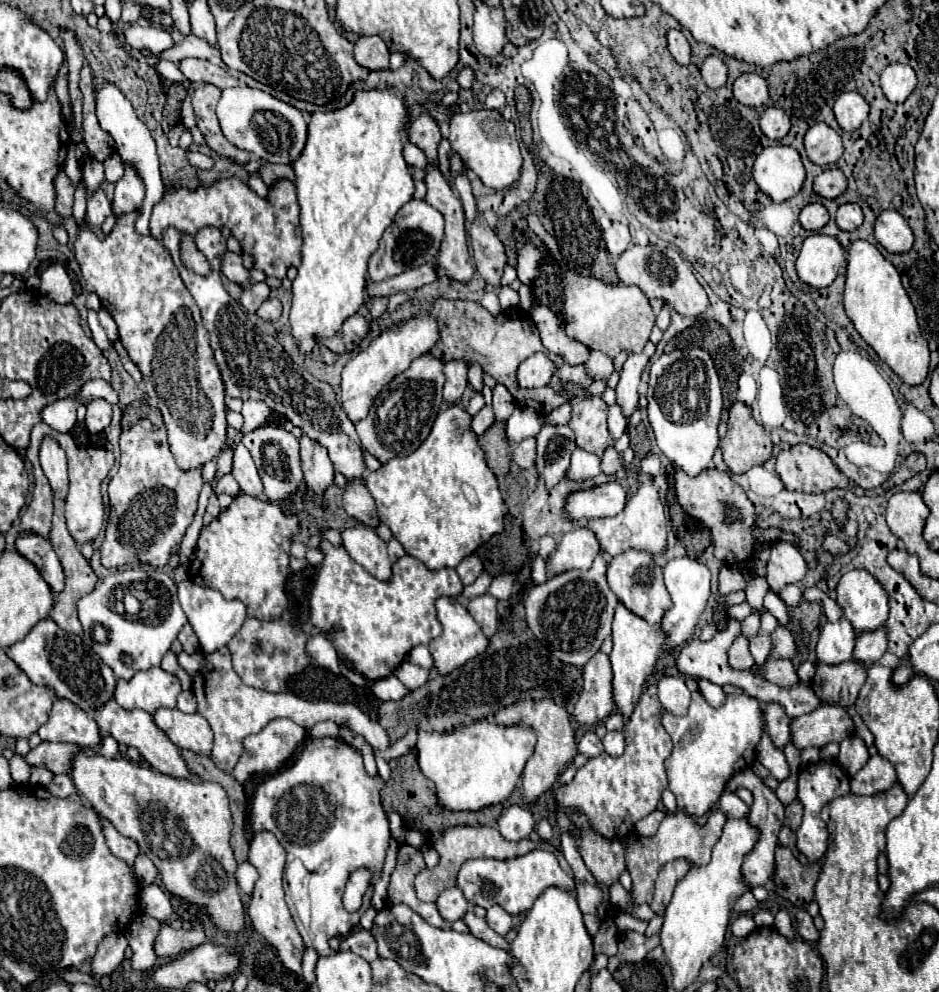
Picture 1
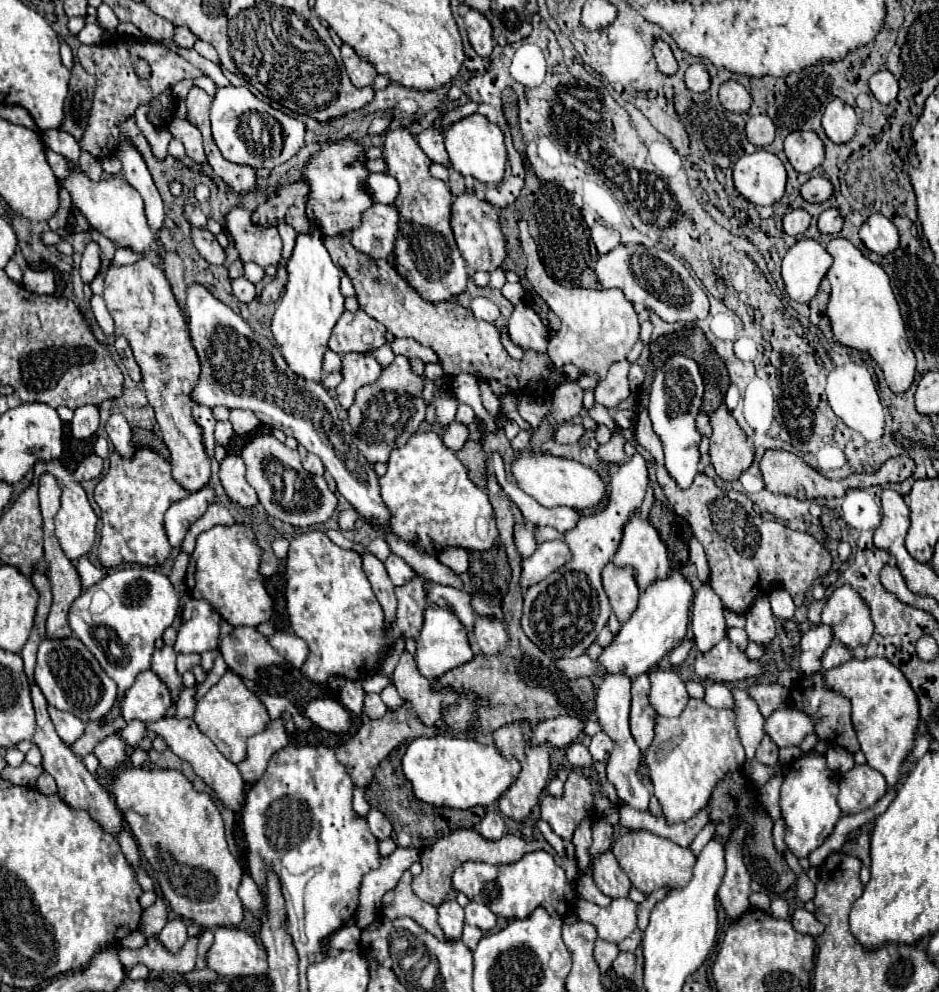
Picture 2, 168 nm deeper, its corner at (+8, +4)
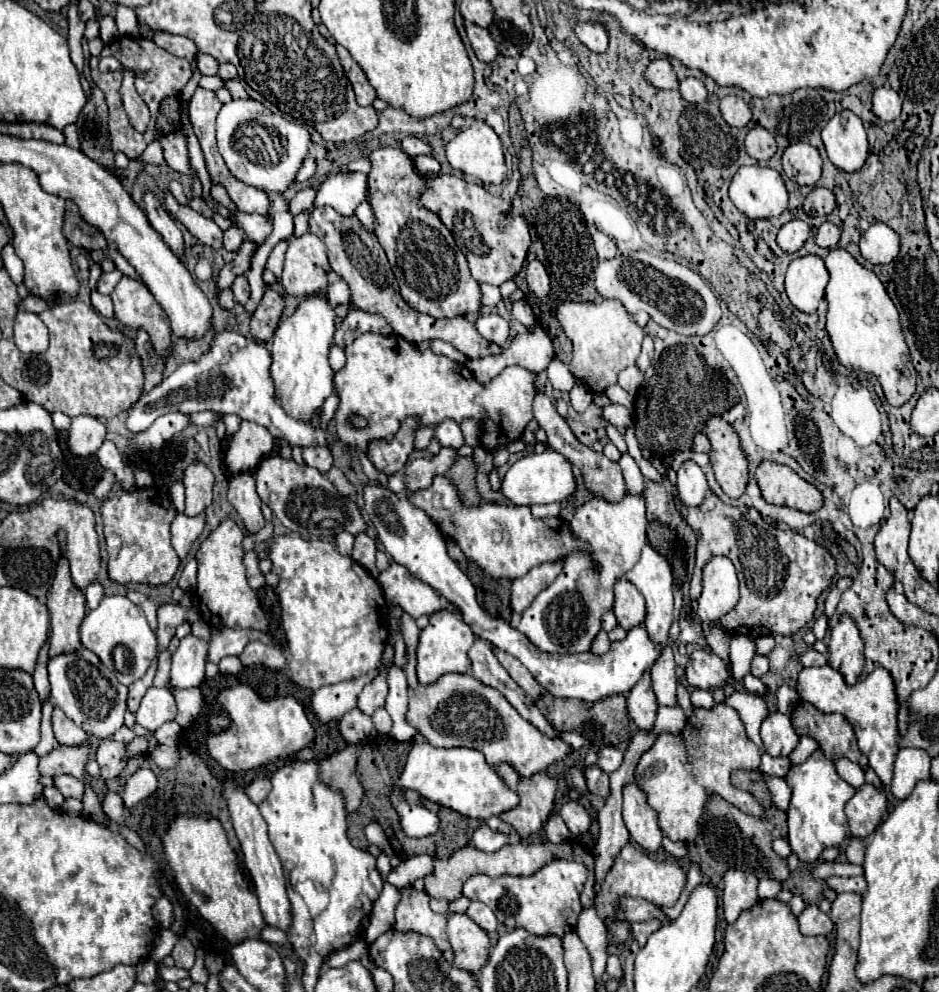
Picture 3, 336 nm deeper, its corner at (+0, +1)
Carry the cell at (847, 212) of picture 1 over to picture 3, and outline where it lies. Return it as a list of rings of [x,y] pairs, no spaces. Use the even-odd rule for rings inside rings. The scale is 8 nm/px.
[[[824,222],[818,232],[816,232],[816,242],[818,246],[822,248],[836,248],[838,246],[838,240],[840,240],[840,228],[832,222]]]

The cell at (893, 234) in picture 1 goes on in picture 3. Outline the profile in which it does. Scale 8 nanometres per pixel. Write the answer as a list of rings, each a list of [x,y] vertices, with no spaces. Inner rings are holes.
[[[874,222],[860,238],[860,252],[872,264],[888,264],[900,252],[900,238],[888,224]]]

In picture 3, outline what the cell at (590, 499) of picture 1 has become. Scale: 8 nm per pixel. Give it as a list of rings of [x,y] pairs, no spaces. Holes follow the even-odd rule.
[[[546,446],[546,450],[540,454],[534,452],[534,454],[526,454],[520,460],[516,460],[506,472],[500,490],[516,506],[568,502],[576,494],[576,478],[572,472],[572,464],[562,454]]]

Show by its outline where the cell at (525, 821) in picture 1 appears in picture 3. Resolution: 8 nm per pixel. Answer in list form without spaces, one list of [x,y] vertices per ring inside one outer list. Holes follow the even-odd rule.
[[[482,824],[474,836],[472,836],[472,844],[478,848],[478,850],[484,850],[484,852],[496,852],[500,850],[504,844],[508,842],[508,836],[504,832],[496,832],[492,830],[490,826]]]

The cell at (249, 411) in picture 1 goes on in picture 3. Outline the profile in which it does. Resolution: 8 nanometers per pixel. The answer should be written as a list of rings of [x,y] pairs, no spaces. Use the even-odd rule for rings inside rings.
[[[242,420],[240,430],[230,438],[226,464],[234,474],[240,470],[254,470],[260,464],[260,458],[272,452],[272,446],[274,438],[264,426]]]

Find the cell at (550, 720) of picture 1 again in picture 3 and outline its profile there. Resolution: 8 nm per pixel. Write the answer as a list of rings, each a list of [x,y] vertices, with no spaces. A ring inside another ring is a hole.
[[[502,762],[496,766],[496,772],[520,794],[520,802],[516,808],[510,808],[500,814],[502,820],[514,826],[520,836],[528,836],[542,828],[554,808],[554,796],[558,782],[548,772],[532,774],[530,778],[522,778],[512,764]]]

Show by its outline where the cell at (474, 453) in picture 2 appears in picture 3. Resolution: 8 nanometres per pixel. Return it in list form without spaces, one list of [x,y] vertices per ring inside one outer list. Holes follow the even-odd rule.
[[[462,456],[458,458],[452,468],[448,470],[448,476],[452,482],[456,482],[458,492],[462,496],[462,502],[466,506],[478,506],[480,504],[480,492],[476,488],[476,464],[472,456]]]

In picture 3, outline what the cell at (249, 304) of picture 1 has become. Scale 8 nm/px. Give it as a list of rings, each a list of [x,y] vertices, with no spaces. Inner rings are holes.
[[[238,276],[234,280],[234,284],[232,284],[232,290],[234,290],[236,302],[240,302],[240,304],[246,304],[248,302],[248,298],[250,298],[250,286],[248,286],[246,276]]]

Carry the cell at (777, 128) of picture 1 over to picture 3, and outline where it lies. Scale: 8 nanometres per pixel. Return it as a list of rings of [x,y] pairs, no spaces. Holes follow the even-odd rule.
[[[754,126],[754,128],[748,132],[744,144],[746,144],[746,152],[748,152],[752,158],[756,158],[756,160],[768,160],[768,158],[772,158],[774,152],[776,152],[774,134],[772,134],[770,130],[762,128],[762,126]]]

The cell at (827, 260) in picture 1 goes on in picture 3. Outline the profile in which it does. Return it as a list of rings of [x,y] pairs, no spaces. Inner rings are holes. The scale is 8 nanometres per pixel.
[[[806,254],[790,262],[786,272],[786,294],[798,310],[816,312],[824,298],[826,284],[828,270],[818,254]]]

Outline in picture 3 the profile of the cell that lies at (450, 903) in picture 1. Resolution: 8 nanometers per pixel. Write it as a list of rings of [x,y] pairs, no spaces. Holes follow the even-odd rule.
[[[462,912],[448,918],[448,938],[454,950],[452,964],[464,970],[472,970],[472,974],[478,974],[480,966],[484,966],[484,962],[488,960],[488,934],[466,912]]]

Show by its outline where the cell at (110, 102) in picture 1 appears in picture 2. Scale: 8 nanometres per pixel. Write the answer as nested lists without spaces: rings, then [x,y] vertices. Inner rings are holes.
[[[122,141],[116,153],[122,161],[122,175],[124,179],[142,195],[144,205],[146,205],[146,217],[148,217],[148,225],[154,231],[160,231],[164,227],[164,205],[162,205],[162,197],[150,177],[150,171],[144,163],[144,159],[140,157],[140,153],[136,151],[136,147],[128,141]]]

